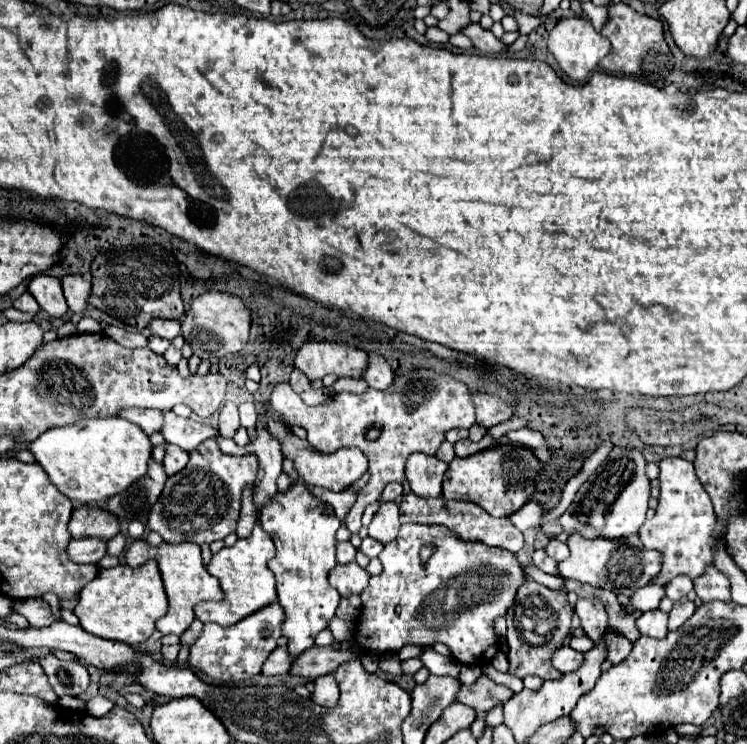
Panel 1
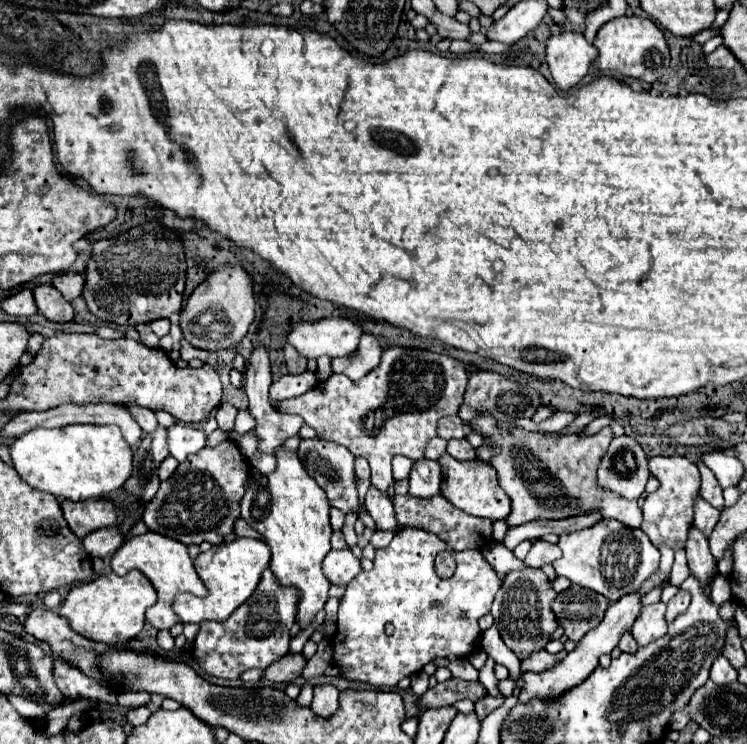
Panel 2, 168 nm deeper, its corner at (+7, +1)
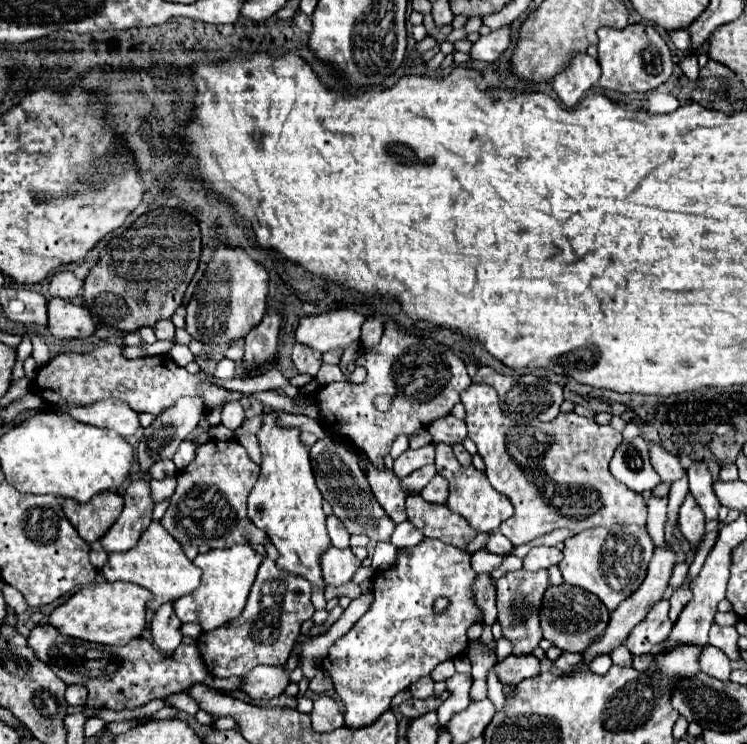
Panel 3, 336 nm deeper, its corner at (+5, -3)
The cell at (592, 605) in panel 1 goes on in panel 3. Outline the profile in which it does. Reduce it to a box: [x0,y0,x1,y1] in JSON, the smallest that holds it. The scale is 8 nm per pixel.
[542,584,610,652]

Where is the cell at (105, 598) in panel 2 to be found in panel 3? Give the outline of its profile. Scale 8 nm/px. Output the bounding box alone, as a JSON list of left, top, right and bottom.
[48,582,152,646]

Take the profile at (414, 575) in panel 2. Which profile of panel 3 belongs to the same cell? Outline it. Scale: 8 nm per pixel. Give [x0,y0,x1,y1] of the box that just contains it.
[322,538,482,728]

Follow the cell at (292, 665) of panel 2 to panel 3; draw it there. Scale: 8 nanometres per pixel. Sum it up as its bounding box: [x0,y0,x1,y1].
[242,666,290,698]

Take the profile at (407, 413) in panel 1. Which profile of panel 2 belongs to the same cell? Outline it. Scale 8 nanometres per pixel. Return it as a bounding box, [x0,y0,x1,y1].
[278,346,468,492]

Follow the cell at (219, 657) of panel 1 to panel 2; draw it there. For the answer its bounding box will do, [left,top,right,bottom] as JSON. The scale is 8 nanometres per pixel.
[194,570,296,678]

